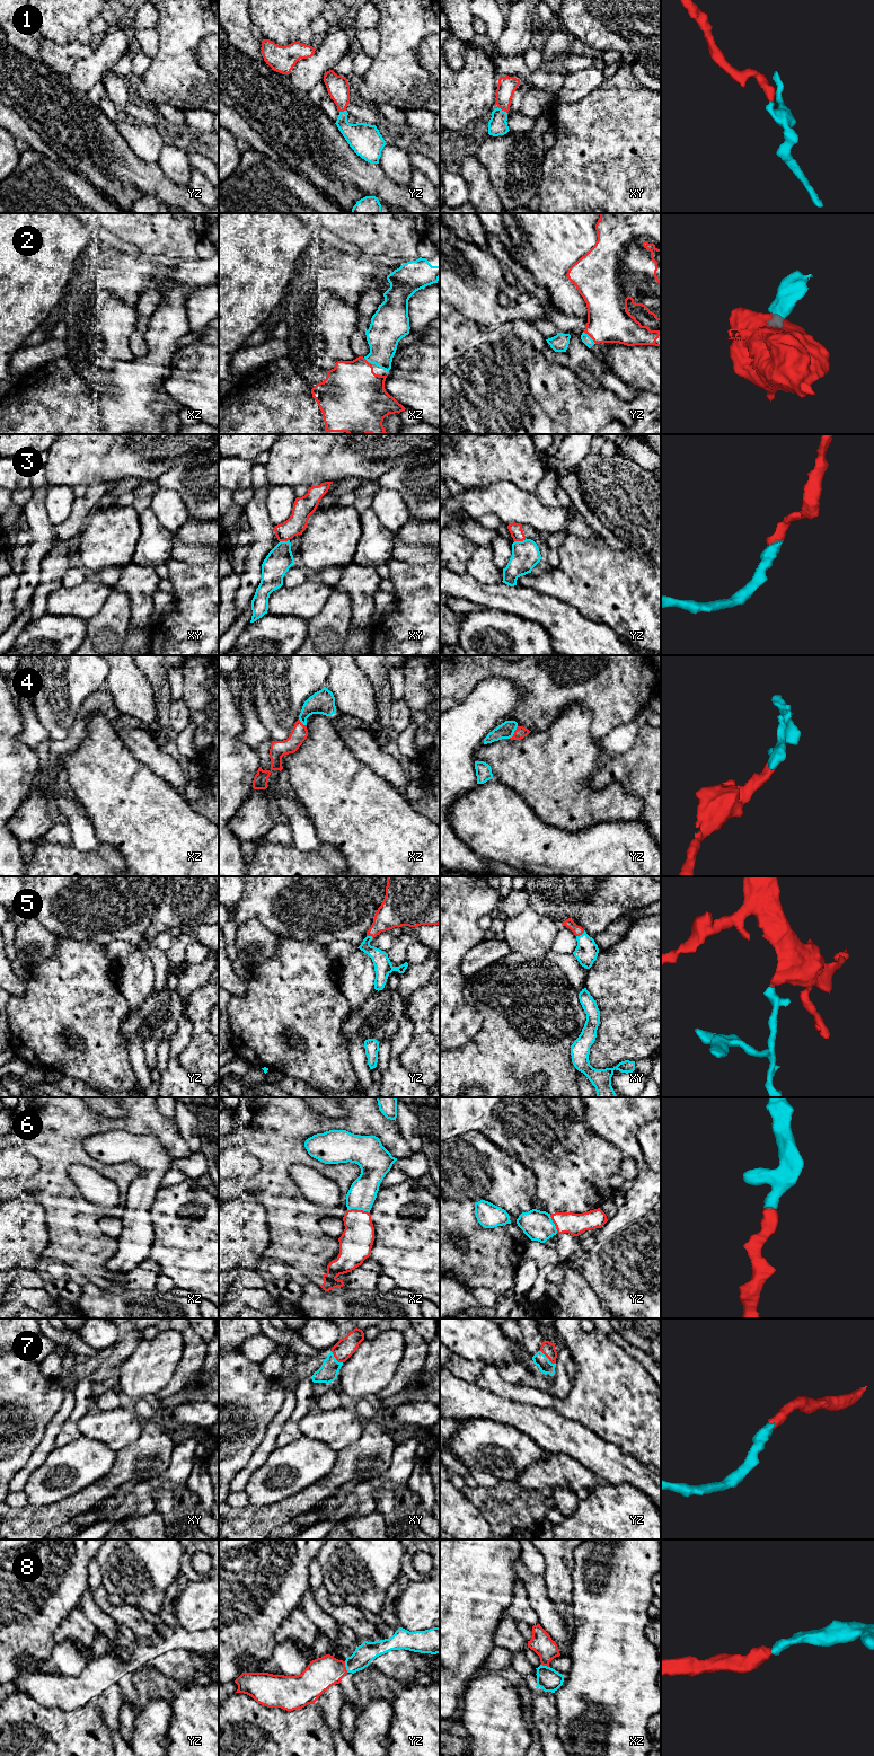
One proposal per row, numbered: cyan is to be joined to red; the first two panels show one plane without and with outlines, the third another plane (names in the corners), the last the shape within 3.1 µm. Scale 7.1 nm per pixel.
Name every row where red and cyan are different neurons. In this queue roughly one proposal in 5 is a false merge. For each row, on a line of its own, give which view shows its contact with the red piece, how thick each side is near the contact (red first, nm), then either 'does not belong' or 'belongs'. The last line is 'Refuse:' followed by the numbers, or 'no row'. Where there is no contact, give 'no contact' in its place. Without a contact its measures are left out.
1: meets red in xy; 130 nm thick on the red side, 140 nm on the other; belongs
2: meets red in yz; 300 nm thick on the red side, 70 nm on the other; belongs
3: meets red in yz; 100 nm thick on the red side, 200 nm on the other; does not belong
4: meets red in yz; 80 nm thick on the red side, 110 nm on the other; belongs
5: meets red in xy; 70 nm thick on the red side, 160 nm on the other; belongs
6: meets red in xz; 240 nm thick on the red side, 200 nm on the other; belongs
7: meets red in yz; 100 nm thick on the red side, 100 nm on the other; belongs
8: meets red in yz; 220 nm thick on the red side, 140 nm on the other; belongs
Refuse: 3

